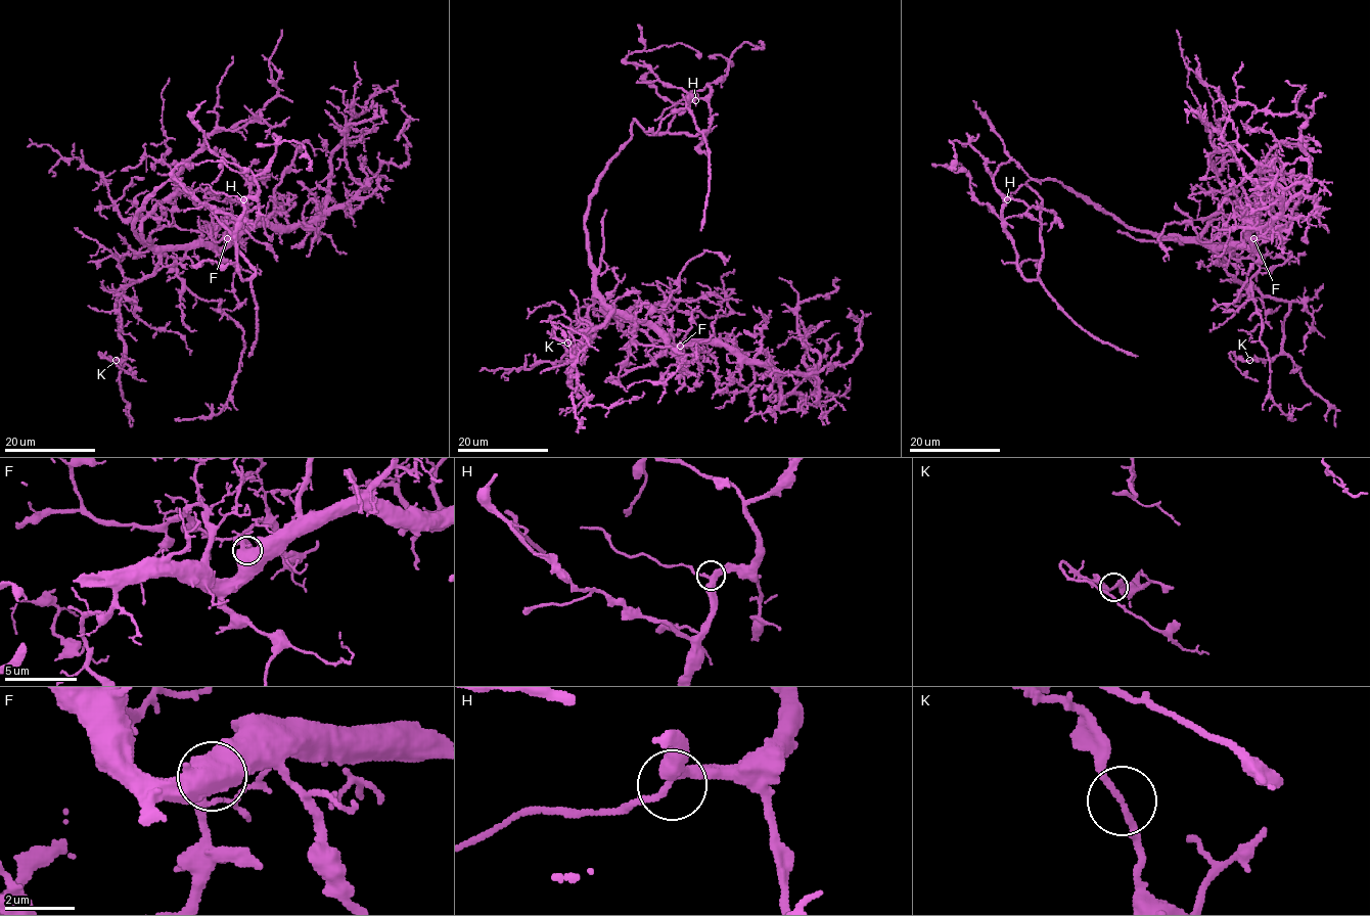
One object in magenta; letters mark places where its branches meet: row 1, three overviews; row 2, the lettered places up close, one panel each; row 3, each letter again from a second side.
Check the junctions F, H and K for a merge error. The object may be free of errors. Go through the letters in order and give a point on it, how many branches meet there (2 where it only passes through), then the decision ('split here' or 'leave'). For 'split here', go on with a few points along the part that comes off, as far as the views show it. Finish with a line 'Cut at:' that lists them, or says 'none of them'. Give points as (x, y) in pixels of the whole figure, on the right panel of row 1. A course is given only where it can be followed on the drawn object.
F: at (1253, 238); 2 branches meet; leave
H: at (1007, 199); 3 branches meet; leave
K: at (1249, 360); 2 branches meet; leave
Cut at: none of them

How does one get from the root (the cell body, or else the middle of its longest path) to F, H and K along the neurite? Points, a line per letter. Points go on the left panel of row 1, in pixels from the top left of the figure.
F: (132, 230), (144, 242), (157, 246), (223, 247), (227, 238)
H: (132, 230), (148, 199), (179, 180), (232, 235), (255, 271), (246, 279), (235, 239), (243, 199)
K: (132, 230), (158, 254), (158, 267), (148, 277), (131, 282), (116, 303), (125, 346), (125, 359), (116, 360)

